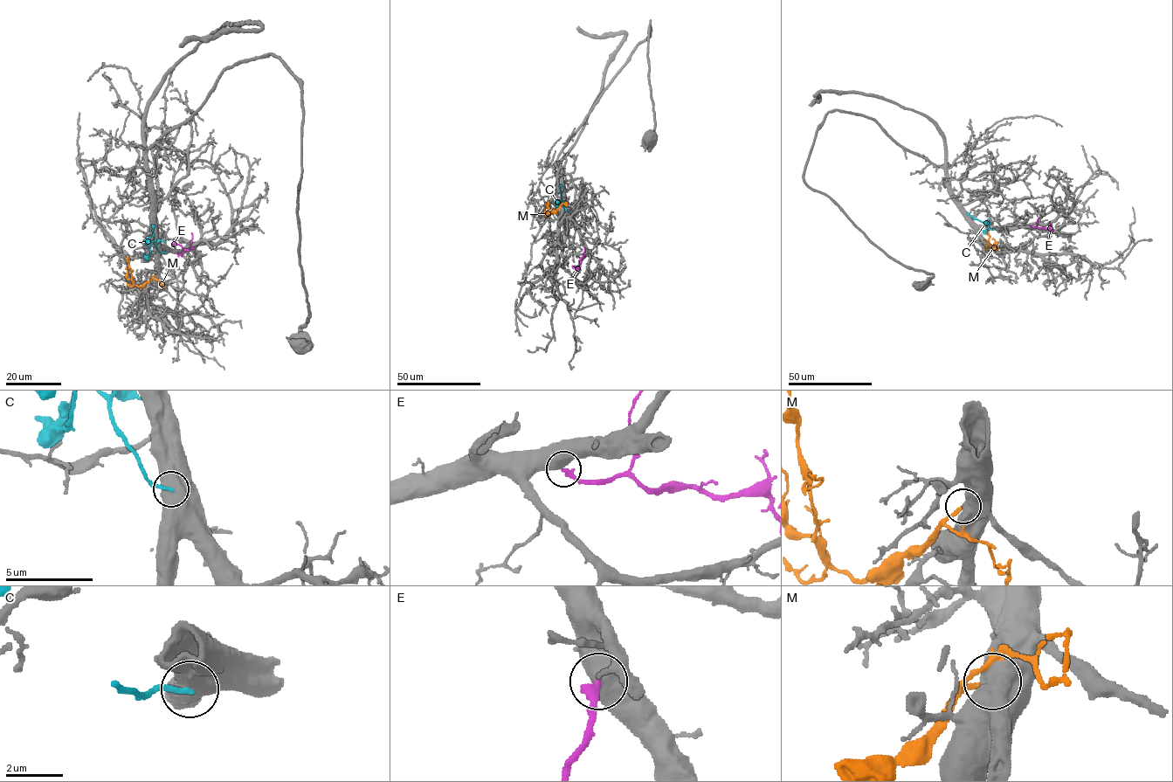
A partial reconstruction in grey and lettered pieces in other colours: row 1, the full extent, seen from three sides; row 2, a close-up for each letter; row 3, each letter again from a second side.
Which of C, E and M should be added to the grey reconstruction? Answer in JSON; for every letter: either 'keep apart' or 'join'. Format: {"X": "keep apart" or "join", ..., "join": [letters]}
{"C": "keep apart", "E": "join", "M": "keep apart", "join": ["E"]}

